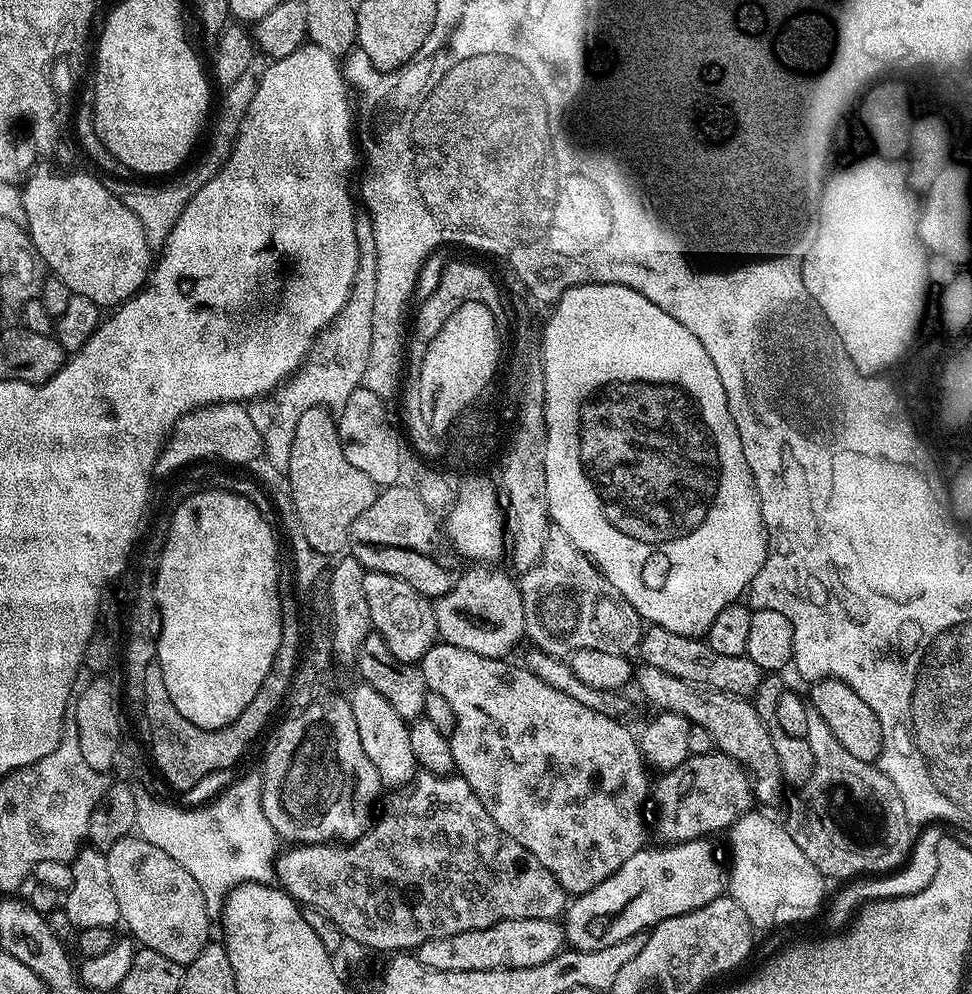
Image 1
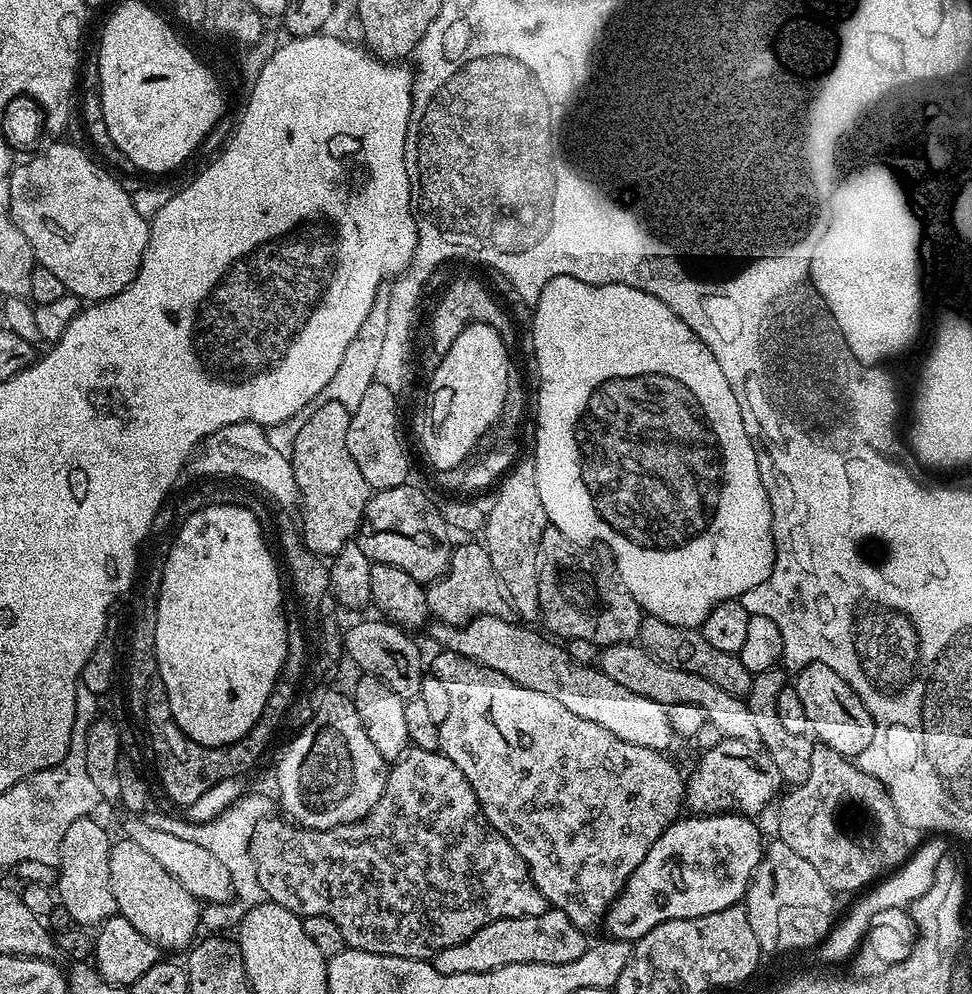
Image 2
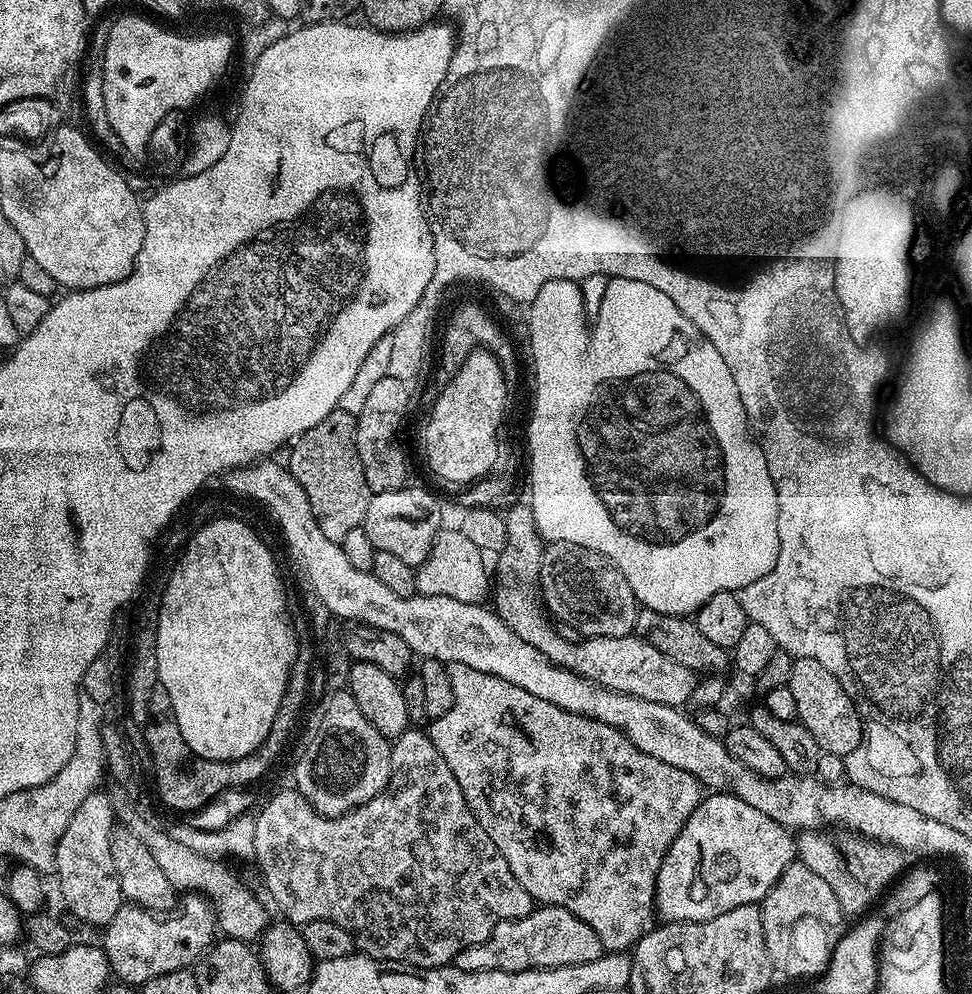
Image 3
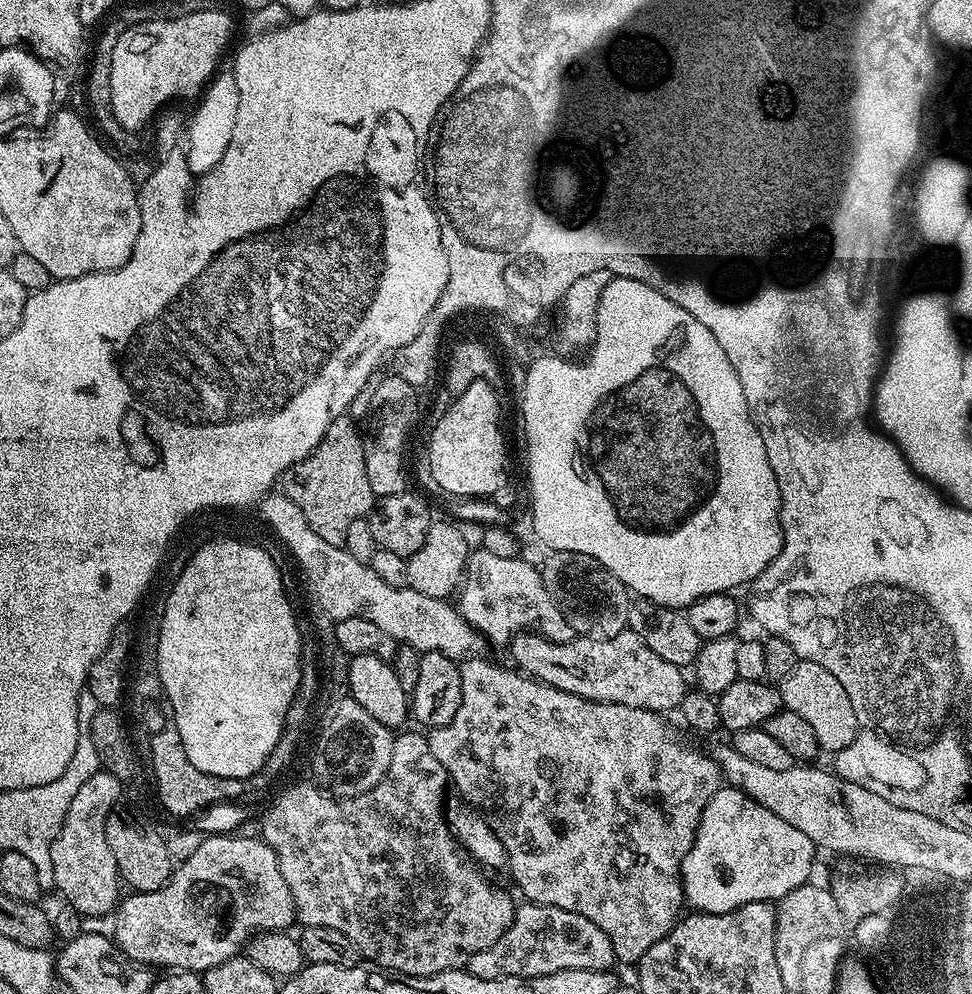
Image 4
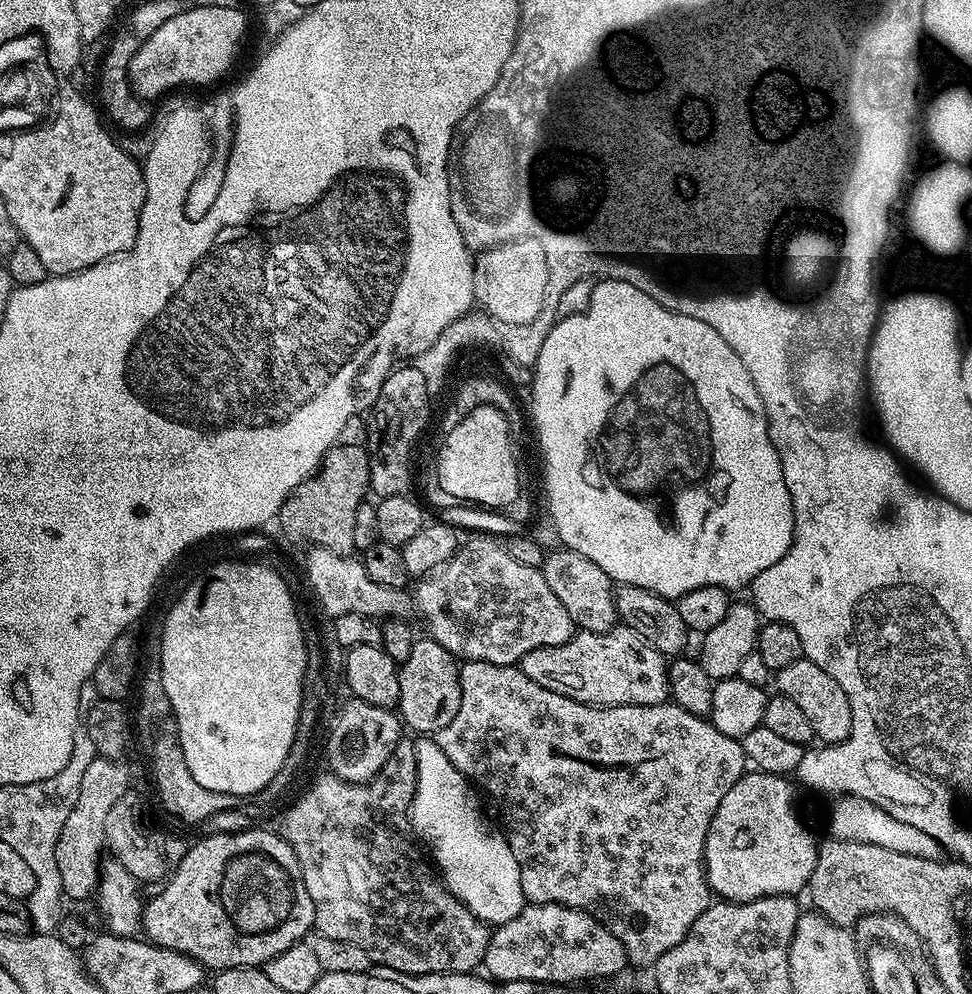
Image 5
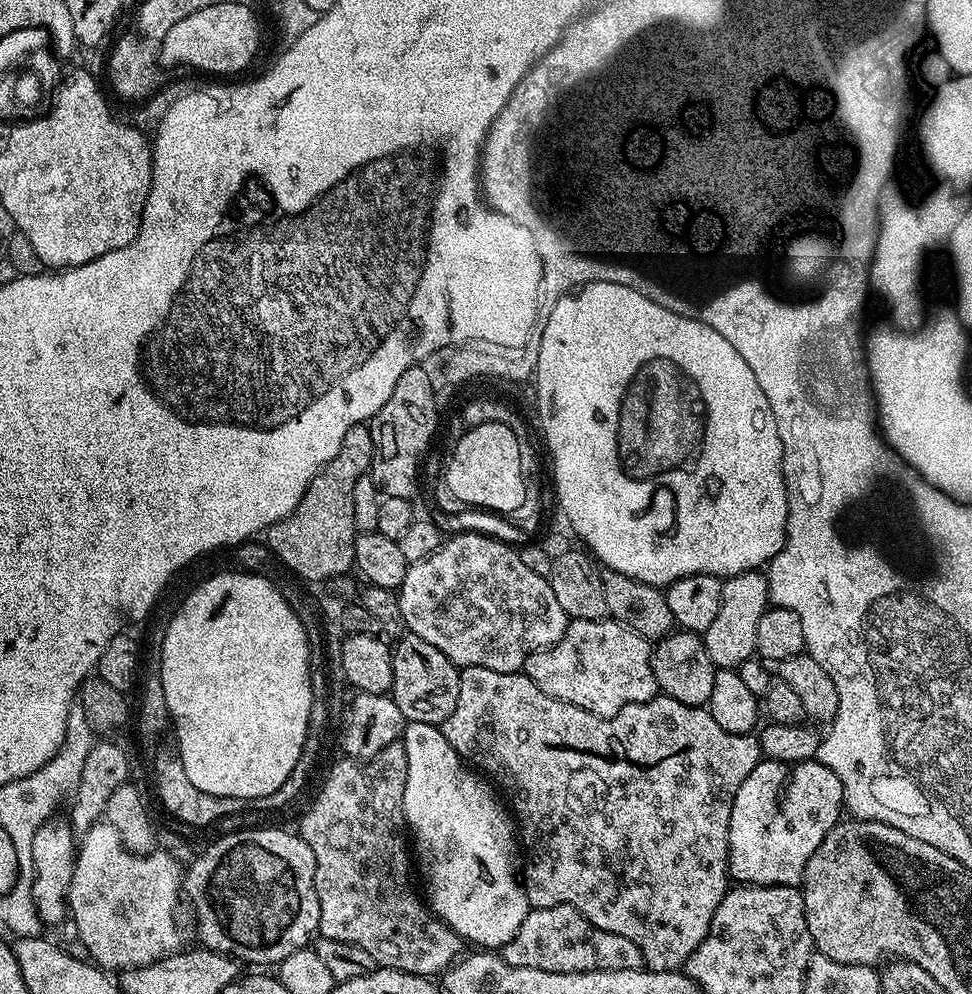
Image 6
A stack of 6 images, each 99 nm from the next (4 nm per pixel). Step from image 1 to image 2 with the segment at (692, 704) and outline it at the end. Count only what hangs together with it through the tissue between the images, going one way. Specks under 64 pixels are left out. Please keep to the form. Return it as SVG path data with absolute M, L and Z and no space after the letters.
M635 643L610 644L599 653L598 667L614 682L626 686L626 690L634 690L634 694L642 694L642 698L650 698L662 705L688 702L698 706L706 714L709 724L718 726L725 738L730 740L755 741L758 729L754 726L747 703L739 696L726 694L726 690L718 690L714 682L706 682L706 678L698 678L698 674L690 674L686 670L674 670L662 662L658 662L650 653Z

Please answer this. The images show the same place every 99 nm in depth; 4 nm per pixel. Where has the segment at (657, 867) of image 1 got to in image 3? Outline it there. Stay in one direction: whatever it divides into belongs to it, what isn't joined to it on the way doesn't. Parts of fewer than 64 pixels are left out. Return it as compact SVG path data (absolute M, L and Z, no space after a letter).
M712 792L701 799L700 805L694 810L694 814L688 819L686 826L682 826L682 830L674 838L670 850L664 855L664 861L658 870L658 878L656 879L655 911L658 913L659 919L664 922L679 922L682 920L702 922L703 920L718 918L718 914L726 914L726 910L734 910L738 906L746 906L747 904L759 905L766 898L768 891L778 882L778 878L782 878L784 871L796 859L796 840L789 829L783 828L778 822L774 822L774 818L766 818L766 814L754 810L754 806L749 806L748 803L742 802L742 798L731 796L725 792Z

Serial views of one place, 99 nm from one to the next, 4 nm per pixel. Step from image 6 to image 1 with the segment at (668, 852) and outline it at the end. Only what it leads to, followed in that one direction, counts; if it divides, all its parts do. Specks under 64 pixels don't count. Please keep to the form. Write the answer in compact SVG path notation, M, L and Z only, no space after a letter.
M437 642L430 650L426 650L426 654L418 662L418 667L424 676L428 691L442 694L442 698L446 698L446 702L450 702L450 707L454 710L456 728L450 733L450 739L458 775L466 782L470 782L470 790L474 790L482 806L486 806L490 818L494 818L497 829L507 839L518 842L518 846L526 846L526 850L530 850L530 854L534 854L534 858L538 858L538 862L542 862L542 866L546 866L546 870L554 874L554 878L564 887L565 892L578 897L594 890L594 886L606 882L606 878L610 878L620 869L626 858L634 858L634 854L638 854L641 848L645 847L647 840L644 839L647 838L648 832L650 836L649 825L648 828L644 825L644 803L649 803L650 800L650 780L648 784L650 769L642 751L641 741L637 737L635 740L631 730L626 725L619 724L621 722L619 719L590 710L588 706L582 706L582 702L574 702L574 698L562 694L560 690L554 690L552 686L529 672L527 667L515 668L508 663L512 662L507 659L482 658L482 654L462 650L462 646Z

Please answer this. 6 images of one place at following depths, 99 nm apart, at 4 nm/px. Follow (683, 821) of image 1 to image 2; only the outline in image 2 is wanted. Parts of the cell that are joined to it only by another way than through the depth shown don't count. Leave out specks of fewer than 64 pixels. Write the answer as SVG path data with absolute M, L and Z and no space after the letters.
M726 738L718 742L714 750L700 752L698 758L700 761L697 762L696 769L687 773L684 785L684 803L689 813L715 816L717 812L738 812L742 816L756 818L767 804L781 795L784 784L782 774L778 774L778 766L774 766L768 749L759 743Z

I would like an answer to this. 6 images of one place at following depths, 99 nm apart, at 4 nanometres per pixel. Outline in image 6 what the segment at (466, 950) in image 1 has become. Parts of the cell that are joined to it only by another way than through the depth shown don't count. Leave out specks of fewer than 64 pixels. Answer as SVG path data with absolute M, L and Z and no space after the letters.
M559 904L549 908L532 908L518 926L518 934L502 949L510 966L526 966L547 972L593 972L594 970L634 970L645 967L644 955L622 934L610 934L594 926L574 906Z

